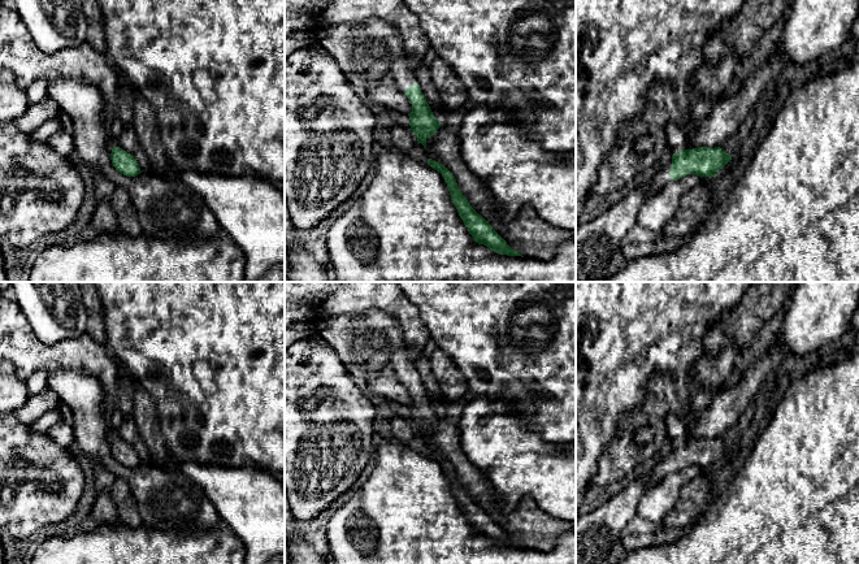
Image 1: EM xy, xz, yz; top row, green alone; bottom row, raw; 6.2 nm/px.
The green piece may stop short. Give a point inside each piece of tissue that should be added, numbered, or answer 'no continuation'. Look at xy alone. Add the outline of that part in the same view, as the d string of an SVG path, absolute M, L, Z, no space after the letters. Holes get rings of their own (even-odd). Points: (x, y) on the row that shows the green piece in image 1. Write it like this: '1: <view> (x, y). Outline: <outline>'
no continuation

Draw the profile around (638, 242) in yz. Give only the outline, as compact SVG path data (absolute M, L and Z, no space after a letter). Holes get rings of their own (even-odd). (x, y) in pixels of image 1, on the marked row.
M635 225L620 243L620 253L629 261L676 250L690 240L691 235L669 237L648 231Z

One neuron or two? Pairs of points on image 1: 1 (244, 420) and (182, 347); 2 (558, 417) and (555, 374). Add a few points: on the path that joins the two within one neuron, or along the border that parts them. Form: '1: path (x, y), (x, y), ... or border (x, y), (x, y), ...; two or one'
1: path (244, 395), (239, 376), (220, 356), (207, 352); one
2: path (558, 407), (558, 385); one

